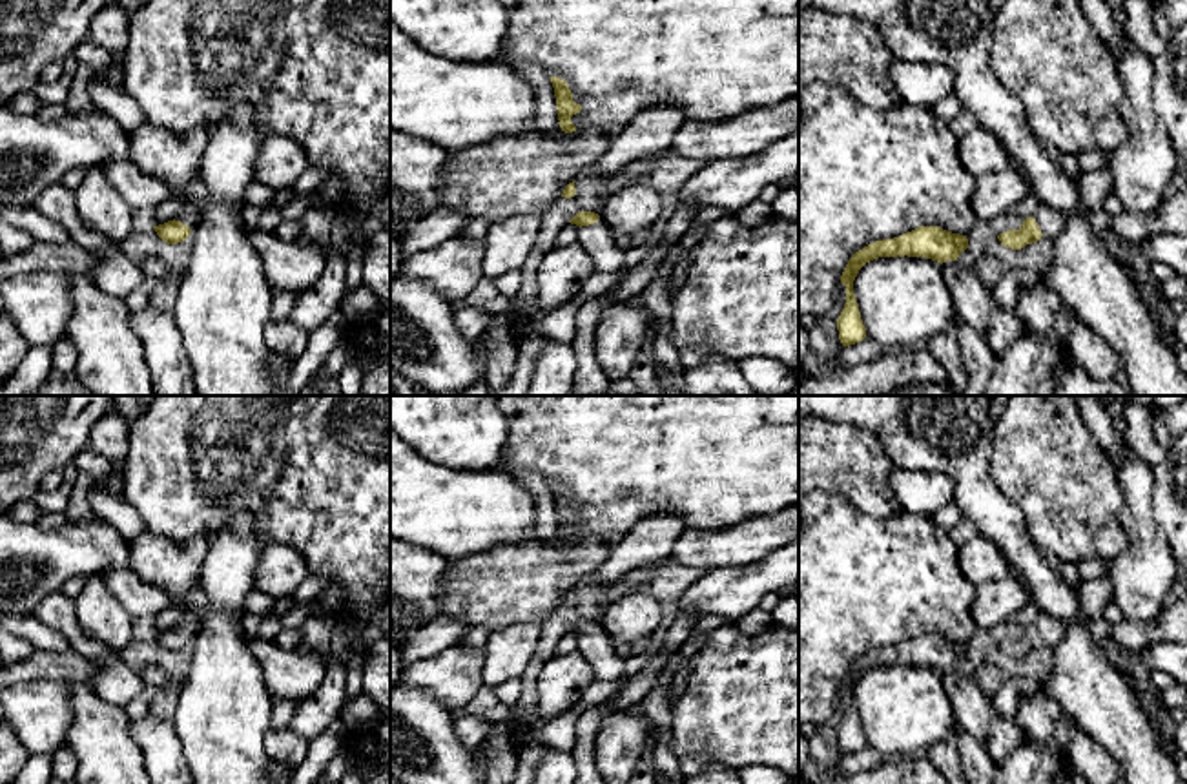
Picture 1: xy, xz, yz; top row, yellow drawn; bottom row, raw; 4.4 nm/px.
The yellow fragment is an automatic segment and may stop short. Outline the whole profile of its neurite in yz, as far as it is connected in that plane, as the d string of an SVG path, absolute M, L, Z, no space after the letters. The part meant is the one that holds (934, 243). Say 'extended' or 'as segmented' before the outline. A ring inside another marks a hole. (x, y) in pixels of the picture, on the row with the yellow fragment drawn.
as segmented | M919 226L893 239L875 241L855 252L848 261L841 283L846 286L846 303L837 319L842 346L855 345L866 337L859 304L853 294L853 281L859 270L879 257L926 257L937 263L957 261L968 248L966 235L946 232L939 226Z

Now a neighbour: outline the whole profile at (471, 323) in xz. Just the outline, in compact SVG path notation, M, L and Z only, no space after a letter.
M463 308L454 314L454 323L459 334L470 341L478 343L478 339L483 335L487 325L492 319L492 312L481 310L481 308Z

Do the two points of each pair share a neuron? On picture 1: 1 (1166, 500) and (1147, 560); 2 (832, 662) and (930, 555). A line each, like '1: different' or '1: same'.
1: different
2: same

